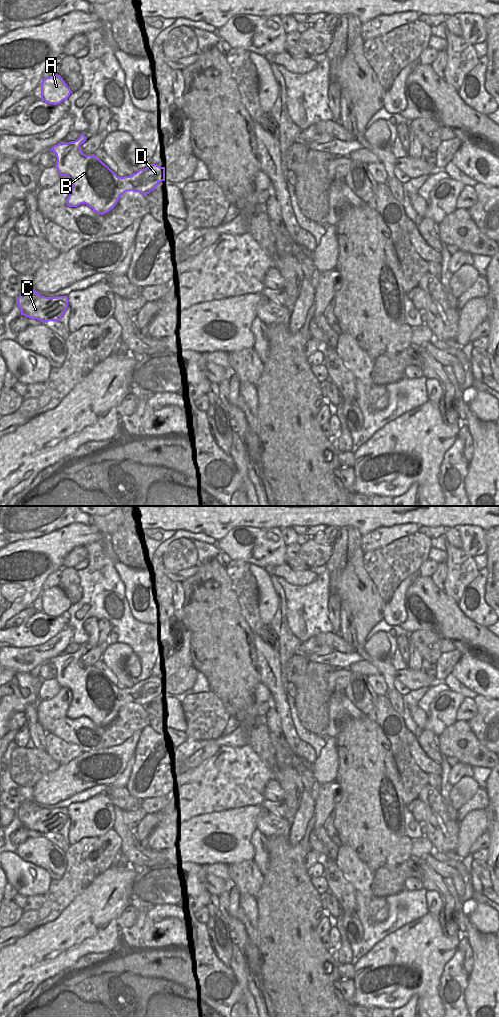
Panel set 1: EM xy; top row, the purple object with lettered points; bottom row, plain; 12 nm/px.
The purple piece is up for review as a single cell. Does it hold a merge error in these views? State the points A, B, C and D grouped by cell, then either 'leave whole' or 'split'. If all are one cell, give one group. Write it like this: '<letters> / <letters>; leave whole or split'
A B C D; leave whole

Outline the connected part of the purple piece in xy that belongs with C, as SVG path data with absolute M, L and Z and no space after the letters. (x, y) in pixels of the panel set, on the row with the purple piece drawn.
M25 289L19 294L17 304L21 315L45 323L61 319L68 307L68 297L45 297L34 289Z

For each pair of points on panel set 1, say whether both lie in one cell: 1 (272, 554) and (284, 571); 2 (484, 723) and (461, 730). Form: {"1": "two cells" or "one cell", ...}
{"1": "two cells", "2": "two cells"}

